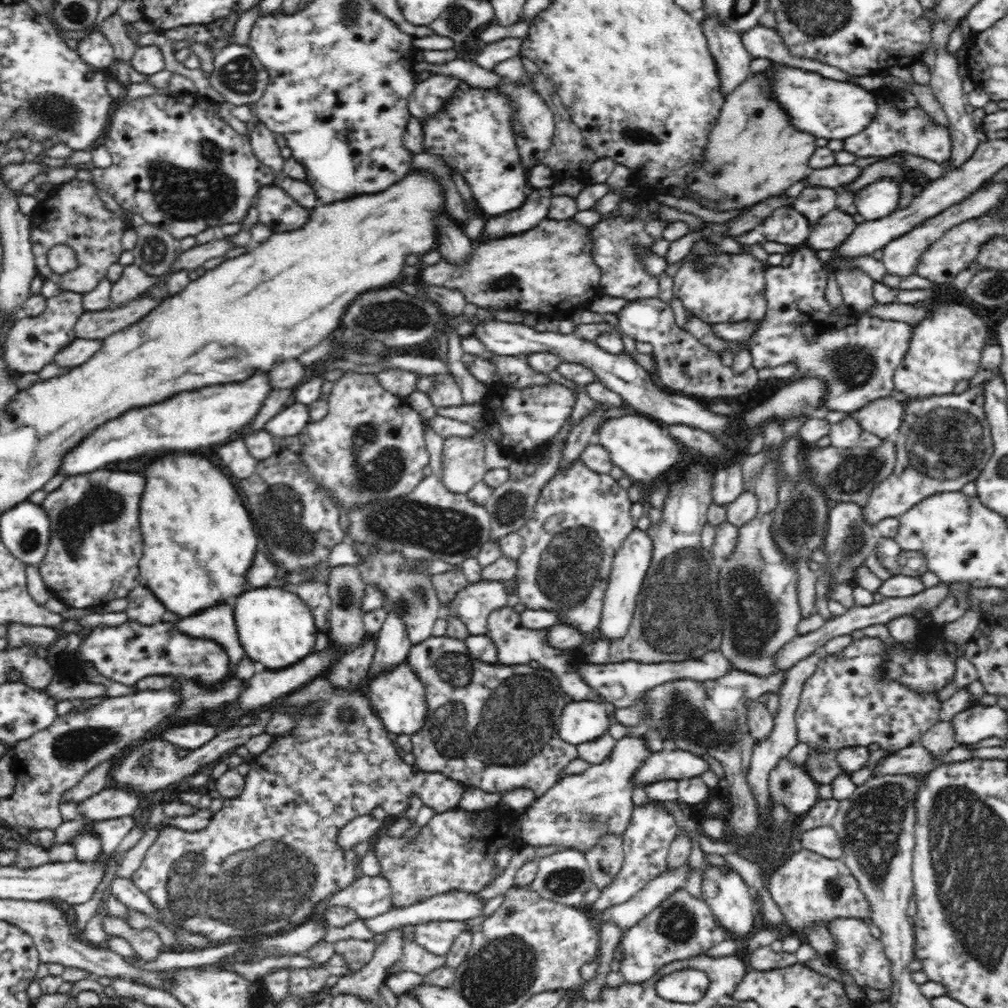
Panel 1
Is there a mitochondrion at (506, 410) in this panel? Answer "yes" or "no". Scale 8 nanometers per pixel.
no

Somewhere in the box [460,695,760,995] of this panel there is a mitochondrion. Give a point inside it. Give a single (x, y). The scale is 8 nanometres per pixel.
(677, 924)

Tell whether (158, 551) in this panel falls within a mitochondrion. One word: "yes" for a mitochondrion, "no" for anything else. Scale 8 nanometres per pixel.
no

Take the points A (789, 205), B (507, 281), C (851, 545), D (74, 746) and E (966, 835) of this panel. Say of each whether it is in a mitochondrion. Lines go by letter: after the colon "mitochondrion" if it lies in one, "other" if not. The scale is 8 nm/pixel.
A: other
B: mitochondrion
C: mitochondrion
D: mitochondrion
E: mitochondrion

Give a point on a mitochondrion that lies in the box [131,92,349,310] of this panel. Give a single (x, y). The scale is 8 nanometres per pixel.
(204, 191)

